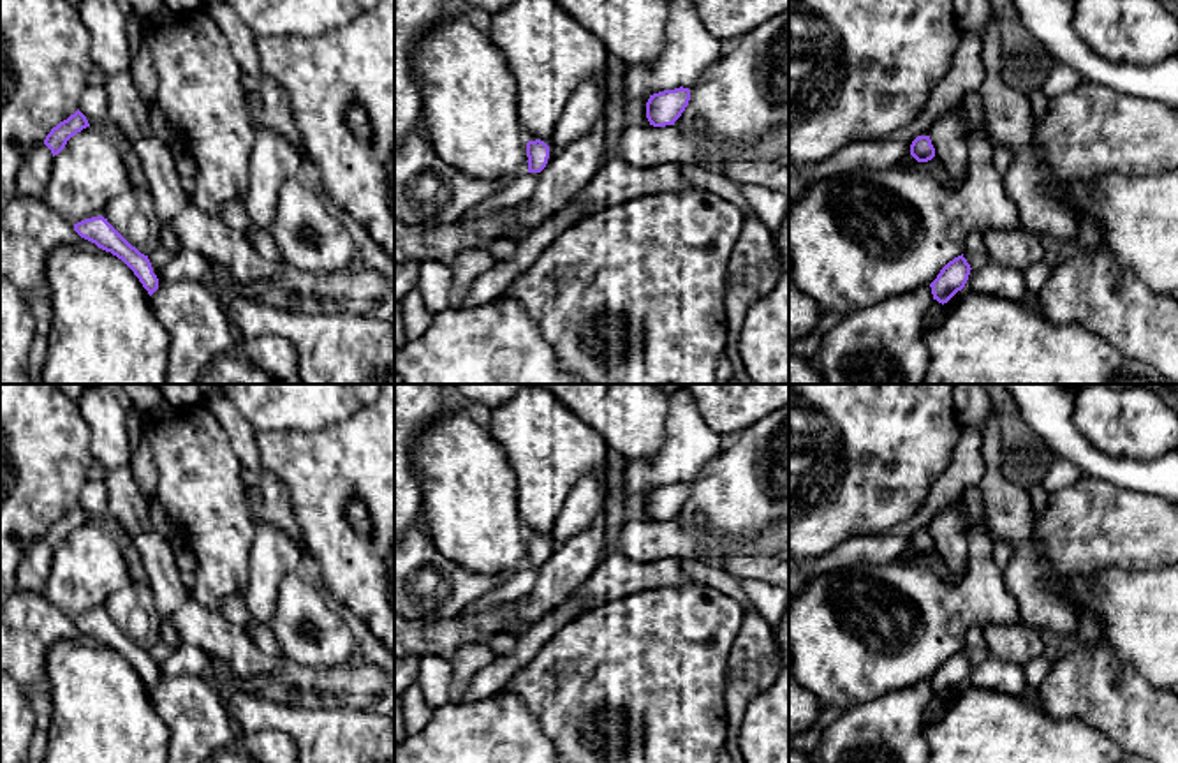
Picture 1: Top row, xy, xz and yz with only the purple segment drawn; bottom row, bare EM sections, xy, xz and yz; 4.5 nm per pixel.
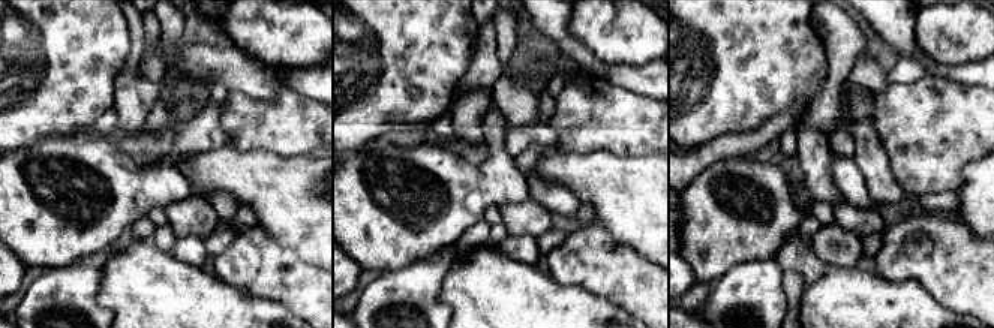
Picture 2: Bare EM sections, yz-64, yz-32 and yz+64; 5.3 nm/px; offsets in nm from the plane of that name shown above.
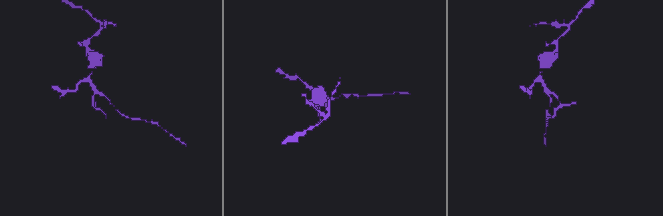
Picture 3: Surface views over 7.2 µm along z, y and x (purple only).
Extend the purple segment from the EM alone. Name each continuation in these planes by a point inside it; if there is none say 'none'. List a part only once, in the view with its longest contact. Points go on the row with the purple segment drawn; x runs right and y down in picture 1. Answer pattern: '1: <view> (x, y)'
none

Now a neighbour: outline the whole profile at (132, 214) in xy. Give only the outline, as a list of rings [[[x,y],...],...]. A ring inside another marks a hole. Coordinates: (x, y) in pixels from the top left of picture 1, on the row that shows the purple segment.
[[[130,187],[113,199],[102,217],[141,254],[158,247],[160,222],[148,187]]]

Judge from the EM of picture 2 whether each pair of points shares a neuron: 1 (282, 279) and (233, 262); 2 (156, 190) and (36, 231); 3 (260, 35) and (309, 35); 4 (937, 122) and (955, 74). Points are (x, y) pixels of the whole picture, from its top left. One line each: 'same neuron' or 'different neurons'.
1: same neuron
2: same neuron
3: same neuron
4: different neurons

